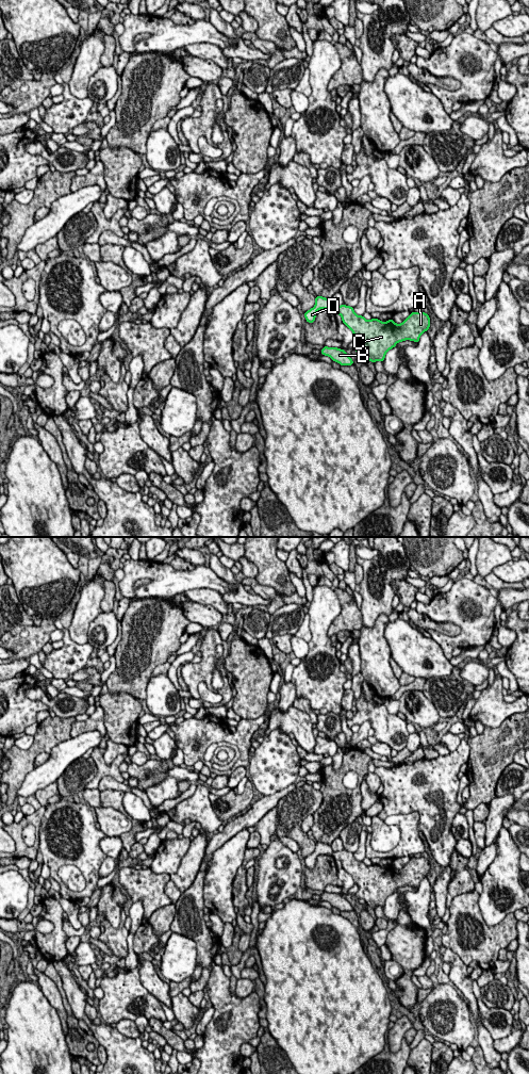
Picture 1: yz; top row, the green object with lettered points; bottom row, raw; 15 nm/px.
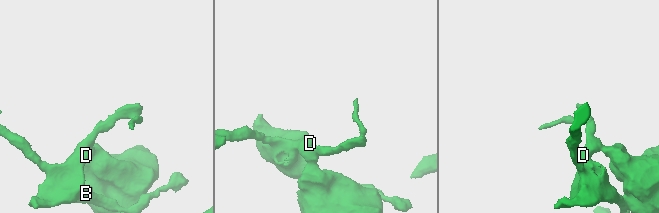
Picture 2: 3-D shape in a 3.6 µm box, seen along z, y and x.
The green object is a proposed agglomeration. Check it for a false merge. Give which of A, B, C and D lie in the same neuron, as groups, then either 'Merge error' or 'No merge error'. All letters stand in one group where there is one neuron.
Groups: A C / B D. Merge error

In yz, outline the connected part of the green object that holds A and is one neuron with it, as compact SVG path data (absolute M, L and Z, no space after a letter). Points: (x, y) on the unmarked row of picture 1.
M345 849L333 851L332 857L342 862L343 868L359 886L354 894L357 899L364 899L373 909L378 906L383 908L386 898L399 888L410 885L418 889L420 881L430 873L429 860L423 857L411 858L401 869L395 868L393 864L386 867L379 864L367 866Z

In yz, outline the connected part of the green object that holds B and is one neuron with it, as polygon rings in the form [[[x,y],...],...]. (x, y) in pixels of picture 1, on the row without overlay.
[[[324,892],[320,898],[321,900],[330,902],[332,907],[340,909],[341,912],[353,910],[353,906],[346,899],[345,895]]]

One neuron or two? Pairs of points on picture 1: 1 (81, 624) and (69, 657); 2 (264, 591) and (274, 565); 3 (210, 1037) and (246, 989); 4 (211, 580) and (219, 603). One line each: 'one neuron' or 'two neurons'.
1: two neurons
2: two neurons
3: two neurons
4: two neurons

